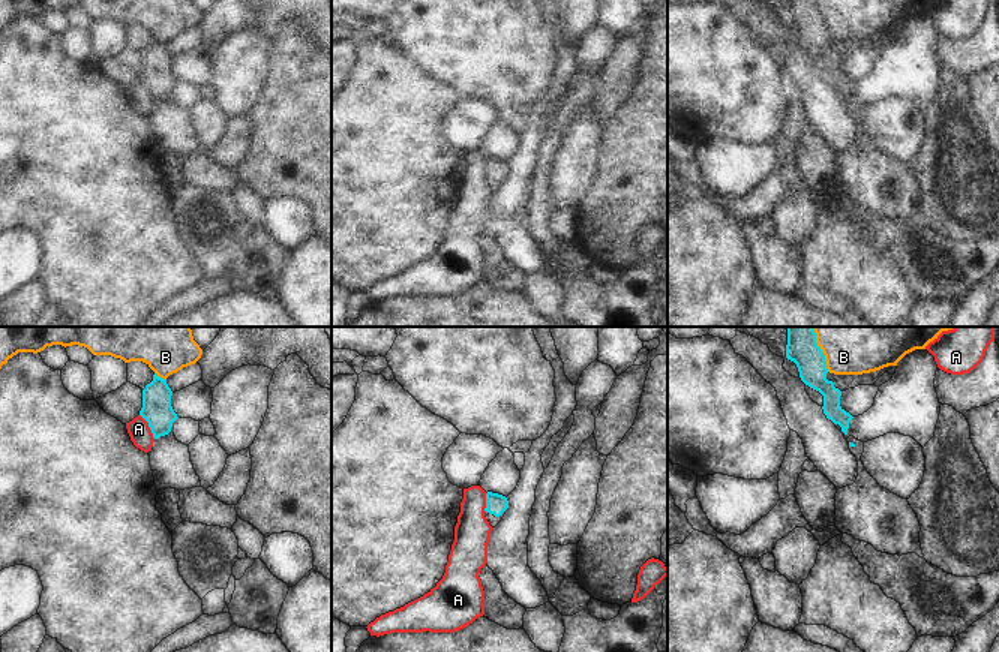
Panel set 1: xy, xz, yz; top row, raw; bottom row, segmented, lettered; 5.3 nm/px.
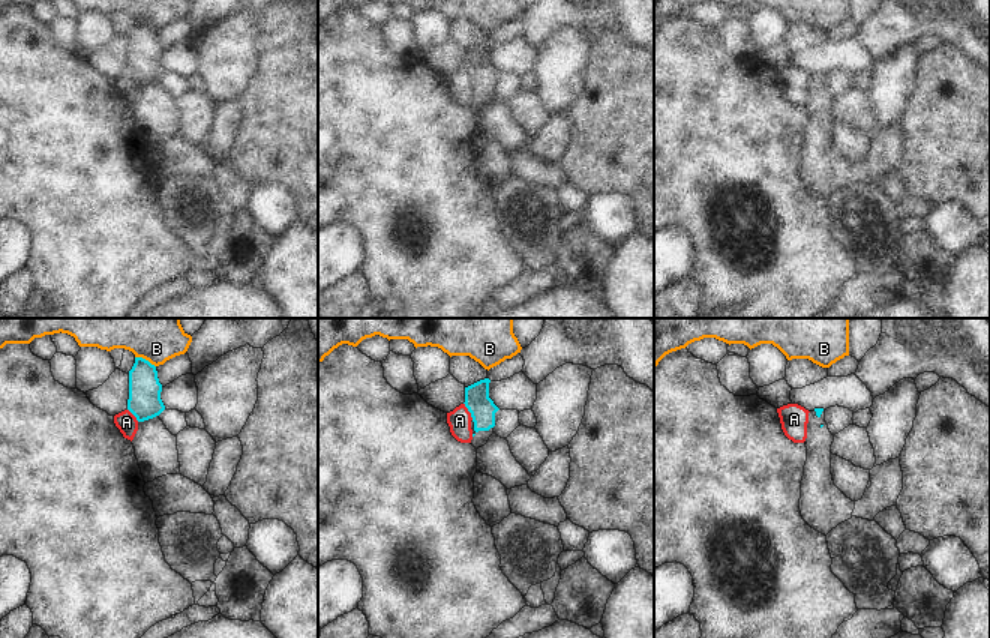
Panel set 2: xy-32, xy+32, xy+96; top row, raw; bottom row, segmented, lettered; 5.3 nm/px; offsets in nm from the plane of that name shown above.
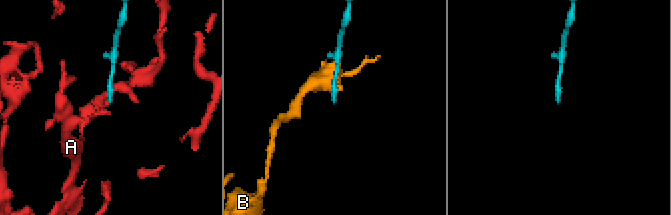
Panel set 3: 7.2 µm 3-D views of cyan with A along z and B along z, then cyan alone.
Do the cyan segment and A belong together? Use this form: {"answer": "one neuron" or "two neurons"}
{"answer": "two neurons"}

